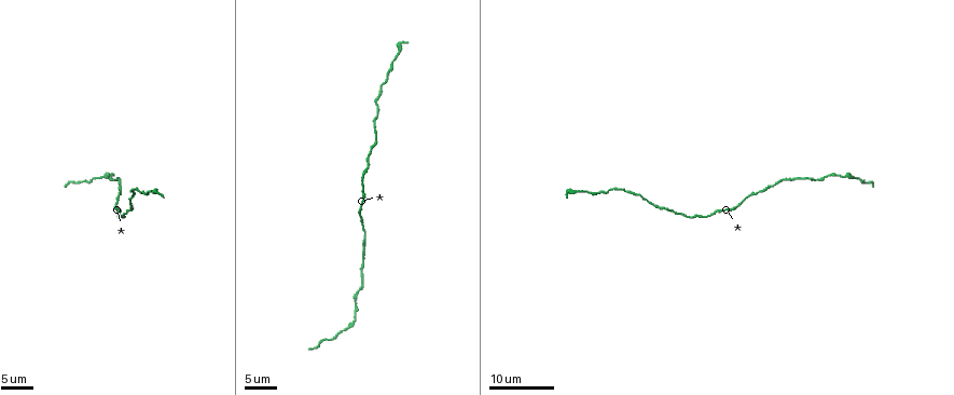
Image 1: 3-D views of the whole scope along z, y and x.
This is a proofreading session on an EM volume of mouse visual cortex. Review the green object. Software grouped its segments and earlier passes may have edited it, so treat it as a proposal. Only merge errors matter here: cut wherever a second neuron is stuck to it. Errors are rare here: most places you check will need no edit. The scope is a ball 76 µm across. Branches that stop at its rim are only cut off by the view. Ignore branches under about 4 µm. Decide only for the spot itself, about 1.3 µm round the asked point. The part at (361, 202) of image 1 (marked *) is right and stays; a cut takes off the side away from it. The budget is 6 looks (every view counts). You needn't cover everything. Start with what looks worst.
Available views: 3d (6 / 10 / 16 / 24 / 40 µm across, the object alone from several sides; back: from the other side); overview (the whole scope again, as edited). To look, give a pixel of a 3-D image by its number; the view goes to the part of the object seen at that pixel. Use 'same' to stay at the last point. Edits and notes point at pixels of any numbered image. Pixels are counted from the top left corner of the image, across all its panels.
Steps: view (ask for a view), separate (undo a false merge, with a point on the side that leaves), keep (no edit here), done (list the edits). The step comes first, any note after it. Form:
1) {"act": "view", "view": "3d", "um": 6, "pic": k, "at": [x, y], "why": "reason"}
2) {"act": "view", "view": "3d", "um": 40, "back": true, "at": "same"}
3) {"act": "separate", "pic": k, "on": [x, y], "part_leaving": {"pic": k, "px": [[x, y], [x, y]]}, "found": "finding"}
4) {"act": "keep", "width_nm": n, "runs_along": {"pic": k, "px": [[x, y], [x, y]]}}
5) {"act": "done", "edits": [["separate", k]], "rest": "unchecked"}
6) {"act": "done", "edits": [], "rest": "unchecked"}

{"act": "view", "view": "3d", "um": 16, "pic": 1, "at": [600, 194], "why": "calibre changes"}

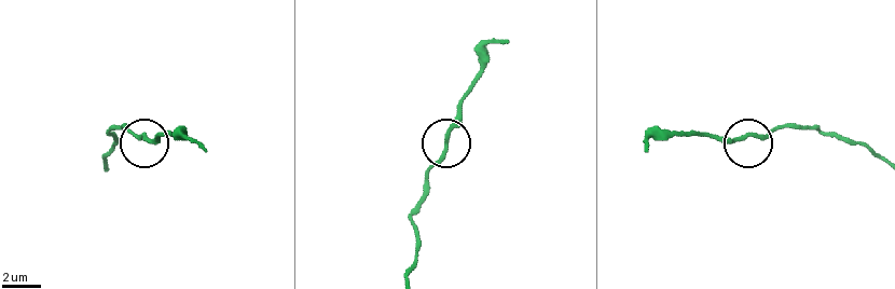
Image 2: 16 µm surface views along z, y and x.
{"act": "view", "view": "3d", "um": 10, "pic": 2, "at": [749, 135], "why": "zoom in"}

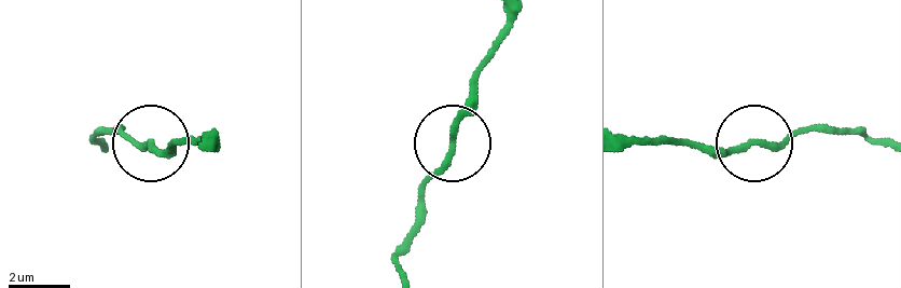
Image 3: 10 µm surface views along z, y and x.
{"act": "keep", "runs_along": {"pic": 3, "px": [[104, 149], [104, 134], [161, 149], [186, 141]]}, "found": "all the same neuron"}

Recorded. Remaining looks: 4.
{"act": "view", "view": "3d", "um": 16, "pic": 1, "at": [827, 176], "why": "a narrow waist"}

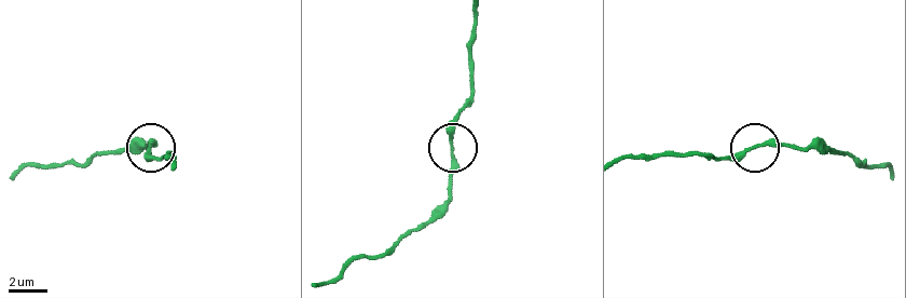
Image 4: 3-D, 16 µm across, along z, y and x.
{"act": "view", "view": "3d", "um": 10, "pic": 4, "at": [755, 147]}

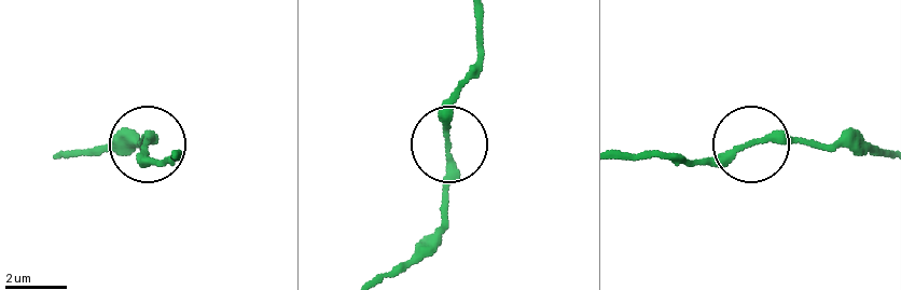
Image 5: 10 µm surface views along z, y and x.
{"act": "keep", "width_nm": 210, "found": "all the same neuron"}

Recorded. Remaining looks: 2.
{"act": "view", "view": "3d", "um": 24, "pic": 1, "at": [787, 179], "why": "a narrow waist"}

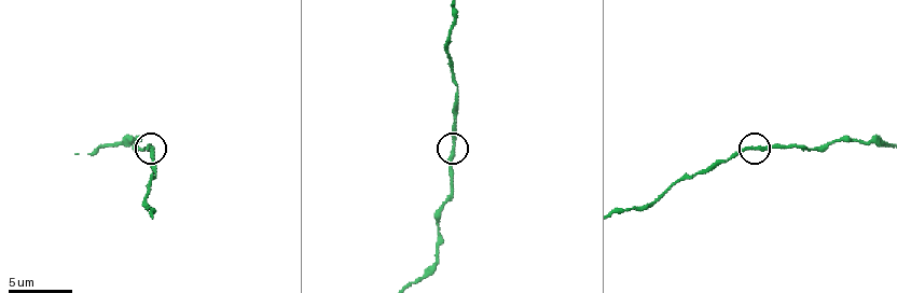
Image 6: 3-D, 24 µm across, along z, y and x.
{"act": "view", "view": "3d", "um": 6, "pic": 6, "at": [751, 148]}

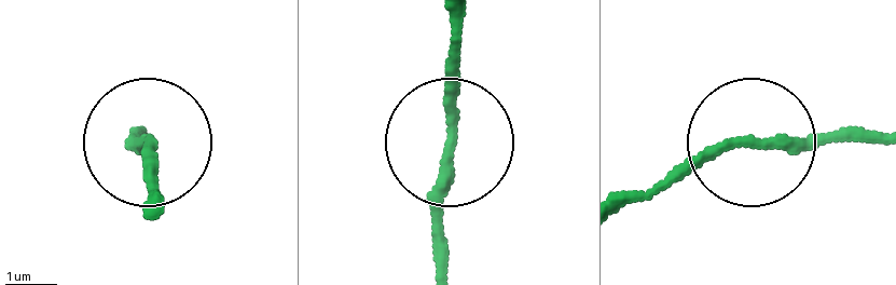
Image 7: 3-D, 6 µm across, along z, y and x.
{"act": "keep", "width_nm": 200, "runs_along": {"pic": 7, "px": [[462, 11], [437, 269]]}, "found": "all the same neuron"}

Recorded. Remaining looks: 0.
{"act": "done", "edits": [], "rest": "unchecked"}

